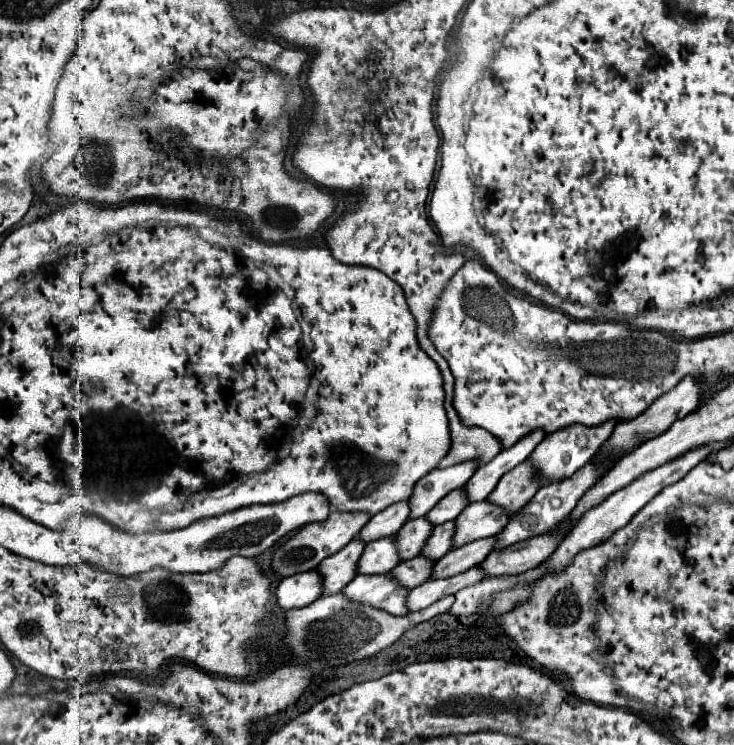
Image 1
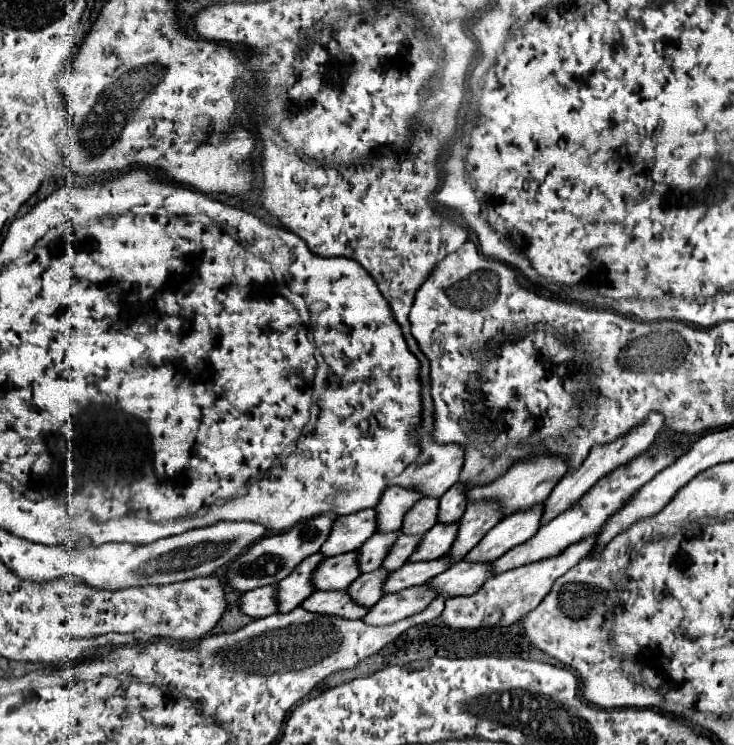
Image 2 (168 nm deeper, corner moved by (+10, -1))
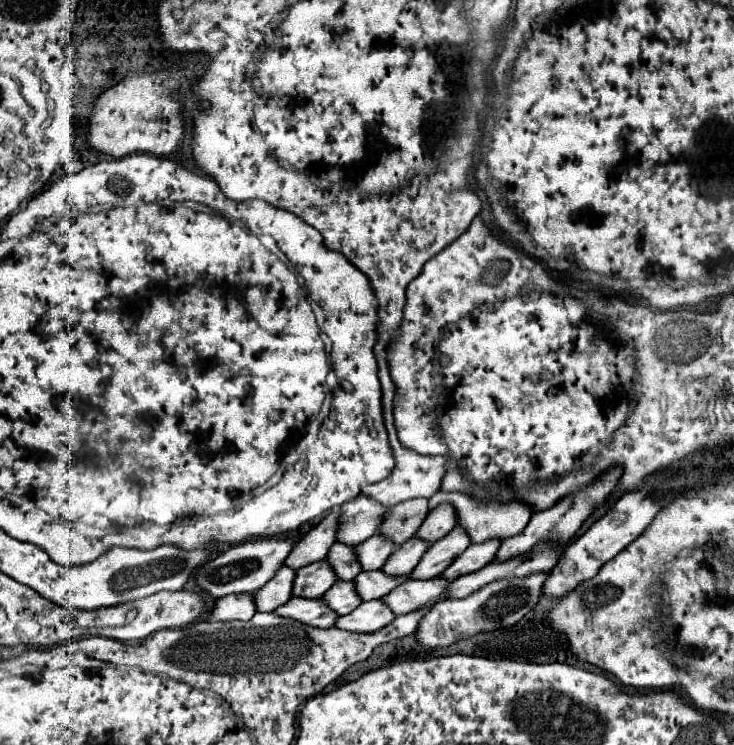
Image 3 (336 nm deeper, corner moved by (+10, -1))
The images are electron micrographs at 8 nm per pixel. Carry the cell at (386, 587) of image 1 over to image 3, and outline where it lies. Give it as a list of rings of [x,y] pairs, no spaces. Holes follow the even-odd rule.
[[[292,597],[288,603],[280,605],[274,611],[278,617],[286,617],[286,619],[296,619],[300,623],[312,625],[312,627],[320,627],[320,629],[328,629],[334,625],[336,621],[336,613],[332,613],[320,599],[316,601],[308,601],[308,599],[298,599]]]

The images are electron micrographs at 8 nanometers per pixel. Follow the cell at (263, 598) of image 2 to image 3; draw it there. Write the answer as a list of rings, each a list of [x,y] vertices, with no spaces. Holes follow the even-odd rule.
[[[224,595],[216,599],[216,605],[212,613],[206,617],[206,621],[250,621],[250,617],[256,613],[252,595]]]

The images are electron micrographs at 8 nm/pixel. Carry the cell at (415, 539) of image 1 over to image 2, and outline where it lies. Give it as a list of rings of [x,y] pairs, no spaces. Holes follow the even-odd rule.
[[[392,531],[392,533],[374,533],[360,549],[360,571],[368,573],[372,569],[378,569],[386,555],[390,553],[392,545],[396,543],[396,539],[402,535],[402,531]]]

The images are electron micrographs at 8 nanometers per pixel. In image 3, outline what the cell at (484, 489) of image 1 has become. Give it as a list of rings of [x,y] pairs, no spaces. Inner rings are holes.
[[[440,505],[440,509],[428,513],[416,537],[420,537],[426,543],[434,543],[444,535],[448,535],[454,527],[456,527],[456,517],[452,517],[452,509],[448,509],[448,505]]]

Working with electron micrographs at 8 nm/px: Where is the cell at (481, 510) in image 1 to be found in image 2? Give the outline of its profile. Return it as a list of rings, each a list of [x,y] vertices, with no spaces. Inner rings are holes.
[[[438,523],[422,539],[420,549],[410,557],[410,561],[432,561],[450,551],[452,541],[458,535],[458,523]]]

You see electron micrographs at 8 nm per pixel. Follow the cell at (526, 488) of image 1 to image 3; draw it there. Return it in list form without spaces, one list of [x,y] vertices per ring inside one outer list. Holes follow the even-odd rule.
[[[454,527],[452,533],[448,533],[446,537],[442,537],[440,541],[430,545],[430,549],[424,553],[424,557],[420,559],[420,563],[414,567],[414,571],[408,577],[412,577],[412,579],[432,579],[432,577],[436,577],[468,545],[470,545],[470,541],[468,541],[468,537],[464,537],[464,531]]]

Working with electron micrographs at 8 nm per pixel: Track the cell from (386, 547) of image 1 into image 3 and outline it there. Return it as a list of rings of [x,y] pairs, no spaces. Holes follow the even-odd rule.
[[[316,561],[296,571],[292,595],[304,599],[320,599],[332,585],[336,583],[336,575],[326,561]]]

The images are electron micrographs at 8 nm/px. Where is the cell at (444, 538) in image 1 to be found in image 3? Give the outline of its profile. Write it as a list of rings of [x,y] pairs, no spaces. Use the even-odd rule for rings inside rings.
[[[376,533],[370,539],[366,539],[364,543],[356,545],[354,551],[356,551],[356,559],[360,561],[362,571],[374,571],[384,565],[384,561],[388,559],[388,555],[392,555],[396,551],[396,547],[392,545],[392,541],[388,541]]]

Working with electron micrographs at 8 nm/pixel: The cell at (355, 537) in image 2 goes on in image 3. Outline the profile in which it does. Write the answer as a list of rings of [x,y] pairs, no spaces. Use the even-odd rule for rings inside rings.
[[[340,509],[330,511],[316,527],[312,527],[298,543],[296,547],[290,551],[290,555],[286,557],[284,565],[296,565],[292,569],[300,569],[304,565],[322,561],[328,555],[328,549],[334,545],[336,541],[336,529],[338,529],[338,513]]]

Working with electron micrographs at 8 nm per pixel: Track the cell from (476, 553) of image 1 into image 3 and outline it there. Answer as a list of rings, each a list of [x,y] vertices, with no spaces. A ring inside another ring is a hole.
[[[364,571],[358,573],[356,581],[352,581],[356,585],[356,593],[360,595],[362,601],[372,601],[372,599],[382,599],[384,595],[388,595],[396,585],[404,583],[404,579],[408,577],[388,577],[382,571]]]

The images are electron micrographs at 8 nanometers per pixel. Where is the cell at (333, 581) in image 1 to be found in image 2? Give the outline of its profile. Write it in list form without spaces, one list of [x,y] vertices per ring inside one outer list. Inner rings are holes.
[[[316,553],[308,559],[304,559],[284,581],[278,583],[278,605],[280,611],[288,613],[292,609],[296,609],[298,605],[302,605],[304,599],[308,599],[316,587],[312,583],[314,571],[316,567],[324,561],[322,553]]]

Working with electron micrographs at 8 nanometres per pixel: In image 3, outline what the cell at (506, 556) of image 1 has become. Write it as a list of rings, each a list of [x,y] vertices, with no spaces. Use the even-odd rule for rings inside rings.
[[[434,577],[428,581],[404,581],[396,589],[392,589],[382,603],[392,609],[394,615],[406,615],[410,611],[416,611],[418,607],[440,599],[448,589],[448,581]]]

